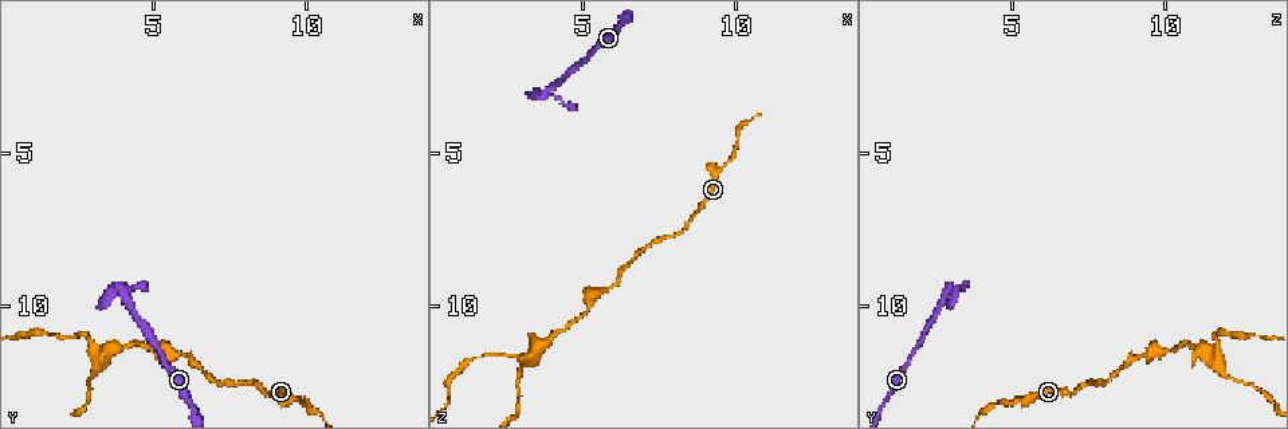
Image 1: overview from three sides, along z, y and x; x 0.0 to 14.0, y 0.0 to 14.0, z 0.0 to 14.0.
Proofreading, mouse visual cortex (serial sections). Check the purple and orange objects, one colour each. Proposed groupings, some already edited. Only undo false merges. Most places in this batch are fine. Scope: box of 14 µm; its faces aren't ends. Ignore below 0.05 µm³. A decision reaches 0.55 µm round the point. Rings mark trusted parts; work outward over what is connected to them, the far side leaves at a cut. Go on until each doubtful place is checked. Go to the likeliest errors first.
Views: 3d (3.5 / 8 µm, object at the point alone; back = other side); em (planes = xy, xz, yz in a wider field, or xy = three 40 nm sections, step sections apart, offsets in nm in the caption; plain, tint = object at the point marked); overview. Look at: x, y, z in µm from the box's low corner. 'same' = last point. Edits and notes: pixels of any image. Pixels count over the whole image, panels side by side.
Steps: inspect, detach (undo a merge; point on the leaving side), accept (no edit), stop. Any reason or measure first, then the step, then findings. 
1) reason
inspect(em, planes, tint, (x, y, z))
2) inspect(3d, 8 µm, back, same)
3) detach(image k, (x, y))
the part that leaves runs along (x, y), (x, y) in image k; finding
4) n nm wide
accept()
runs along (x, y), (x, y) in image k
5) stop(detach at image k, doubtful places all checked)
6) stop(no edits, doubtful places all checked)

sharp bend
inspect(3d, 3.5 µm, (3.9, 9.5, 3.0))

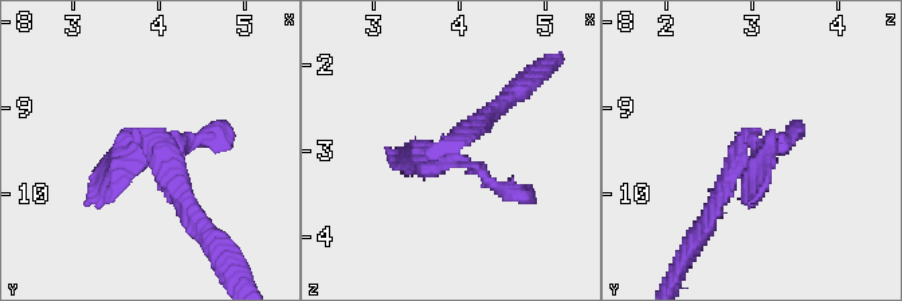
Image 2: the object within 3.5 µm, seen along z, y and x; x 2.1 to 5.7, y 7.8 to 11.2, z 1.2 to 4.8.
inspect(em, xy, step 2, tint, (3.85, 9.45, 2.85))

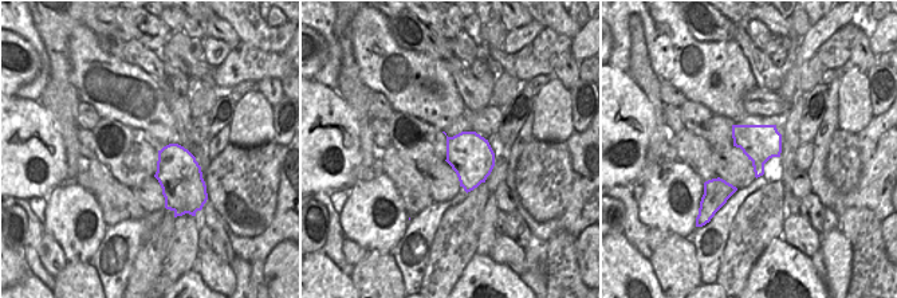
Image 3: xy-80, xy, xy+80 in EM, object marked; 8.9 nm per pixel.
400 nm wide
accept()
runs along (493, 110), (435, 161), (393, 159) in image 2; continuous, no second cell

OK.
thick turns thin
inspect(3d, 3.5 µm, (3.4, 11.7, 11.7))

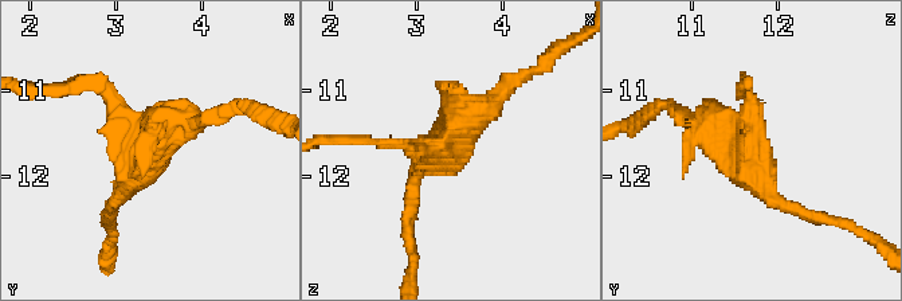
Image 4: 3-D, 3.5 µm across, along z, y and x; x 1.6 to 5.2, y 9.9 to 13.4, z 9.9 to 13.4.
now the EM
inspect(em, xy, step 2, tint, (3.30, 11.70, 11.65))

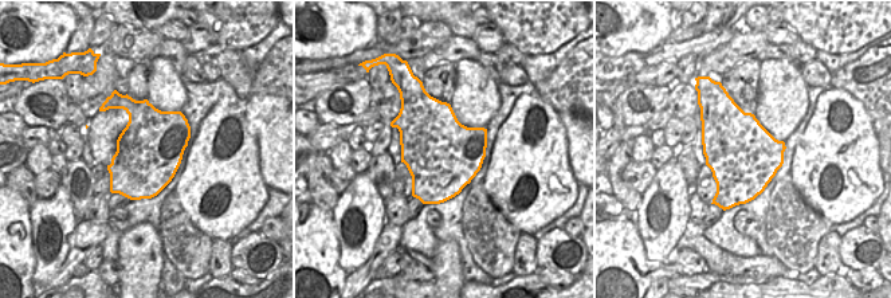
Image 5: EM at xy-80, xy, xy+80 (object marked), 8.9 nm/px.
accept()
all the same cell

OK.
calibre changes
inspect(3d, 8 µm, (2.7, 11.0, 11.6))

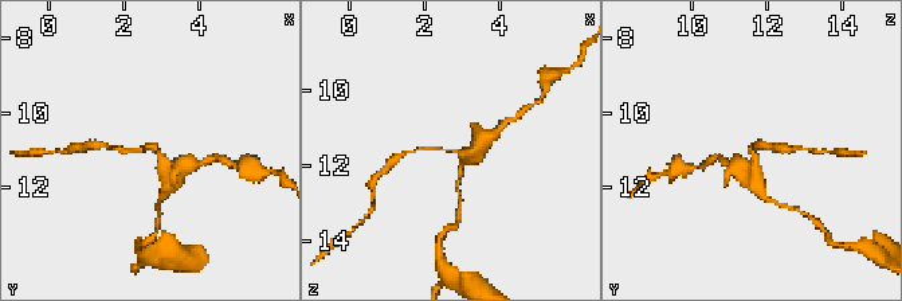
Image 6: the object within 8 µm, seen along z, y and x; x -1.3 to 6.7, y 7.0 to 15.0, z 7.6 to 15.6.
arms of 150, 350 nm
inspect(em, xy, step 3, tint, (2.8, 11.0, 11.6))

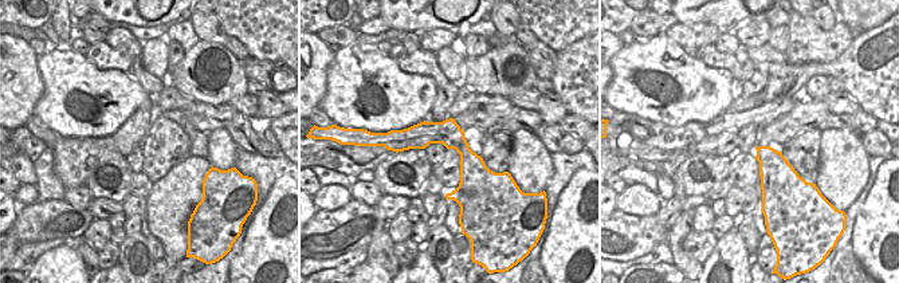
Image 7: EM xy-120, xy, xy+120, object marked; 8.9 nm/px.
accept()
runs along (176, 176), (155, 147), (114, 147) in image 6; all the same cell

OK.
stop(no edits, doubtful places all checked)

